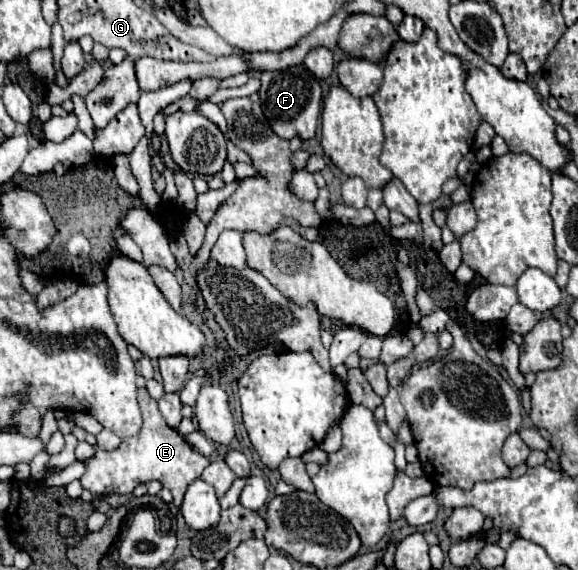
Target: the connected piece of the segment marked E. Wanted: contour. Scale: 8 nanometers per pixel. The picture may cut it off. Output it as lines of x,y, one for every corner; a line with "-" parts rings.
145,388
139,390
139,408
143,414
143,426
139,434
131,438
123,438
121,446
117,450
101,450
95,448
95,454
89,460
83,460
85,474
79,478
81,486
87,488
91,494
129,494
135,486
147,484
151,480
159,480
163,488
171,490
173,504
179,506
181,498
189,486
189,482
197,480
201,472
209,466
209,460
201,454
197,454
181,436
177,430
171,430
165,424
165,418
161,416
157,402
147,394

